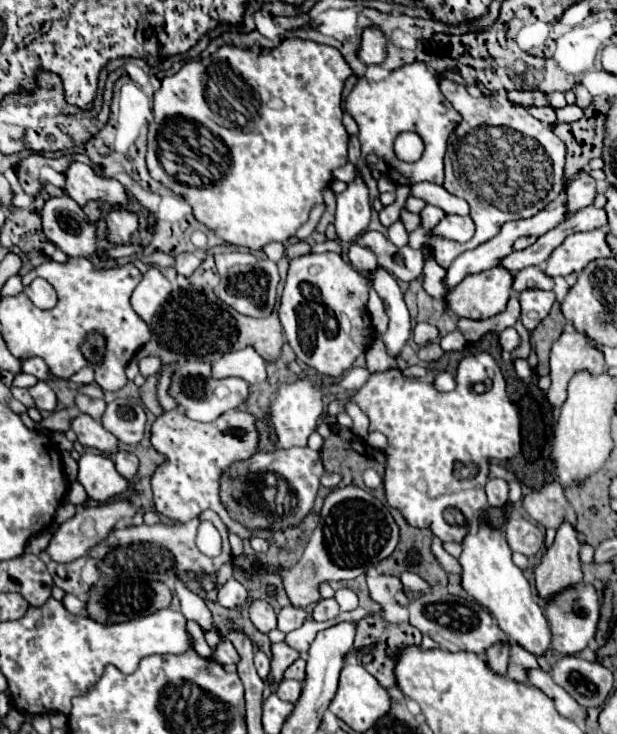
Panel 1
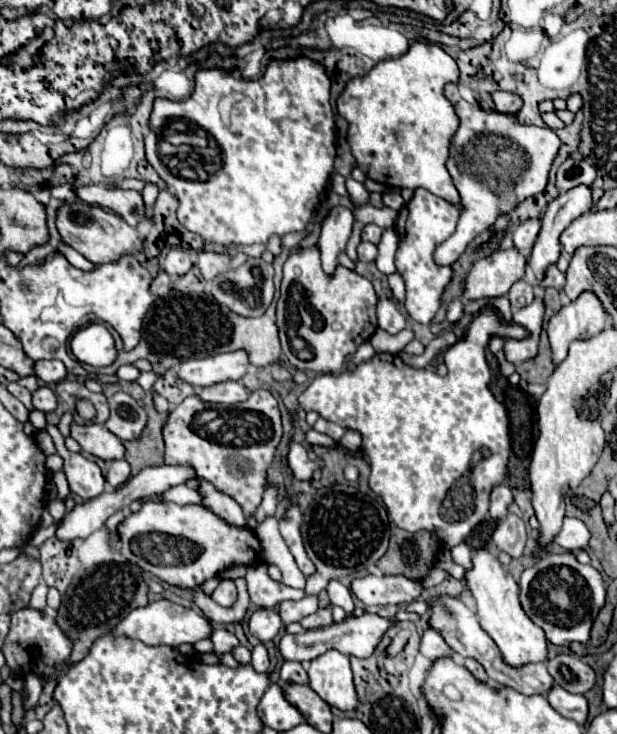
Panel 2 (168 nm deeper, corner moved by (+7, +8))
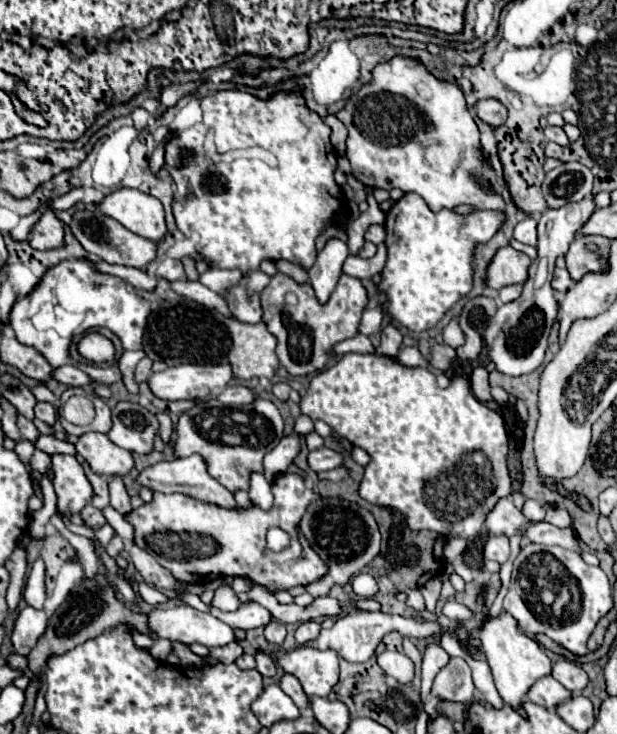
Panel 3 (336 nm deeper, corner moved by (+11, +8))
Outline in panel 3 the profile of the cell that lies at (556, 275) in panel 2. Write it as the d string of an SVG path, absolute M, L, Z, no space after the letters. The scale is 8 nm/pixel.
M555 268L555 274L553 274L553 288L555 290L569 290L573 286L573 280L569 280L569 274L567 274L567 268Z

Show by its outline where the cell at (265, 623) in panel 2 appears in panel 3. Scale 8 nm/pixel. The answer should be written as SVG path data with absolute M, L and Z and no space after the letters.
M273 620L269 626L265 626L265 638L267 638L267 642L273 642L273 644L281 646L283 640L285 640L285 636L287 636L287 630L279 622Z

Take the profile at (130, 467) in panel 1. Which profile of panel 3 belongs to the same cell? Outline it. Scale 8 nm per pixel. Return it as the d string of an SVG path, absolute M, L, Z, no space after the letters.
M119 476L111 478L109 482L109 492L111 492L111 506L121 514L121 516L127 516L133 508L129 504L129 494L123 486L123 480Z

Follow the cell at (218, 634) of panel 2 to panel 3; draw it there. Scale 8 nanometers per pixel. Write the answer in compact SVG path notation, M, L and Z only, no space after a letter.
M239 642L221 646L221 648L211 648L211 656L221 664L233 664L241 654L243 654L243 648L239 646Z

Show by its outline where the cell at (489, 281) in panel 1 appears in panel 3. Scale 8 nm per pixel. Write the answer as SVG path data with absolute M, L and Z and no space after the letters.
M511 246L499 248L493 262L487 268L487 286L503 288L507 284L525 284L529 278L531 258L523 252L517 252Z

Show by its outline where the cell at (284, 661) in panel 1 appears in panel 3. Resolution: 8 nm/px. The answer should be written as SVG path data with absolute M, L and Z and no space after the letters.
M355 612L355 614L345 614L345 616L337 618L335 626L331 630L321 630L319 638L309 642L307 646L313 646L317 650L327 650L327 648L335 650L339 654L339 658L343 658L347 662L365 662L365 660L369 660L369 656L375 654L375 648L379 646L381 638L391 630L397 630L401 636L411 636L411 638L429 638L429 636L443 632L443 628L437 620L417 622L415 618L405 618L405 616L397 616L397 614L385 614L385 612Z

